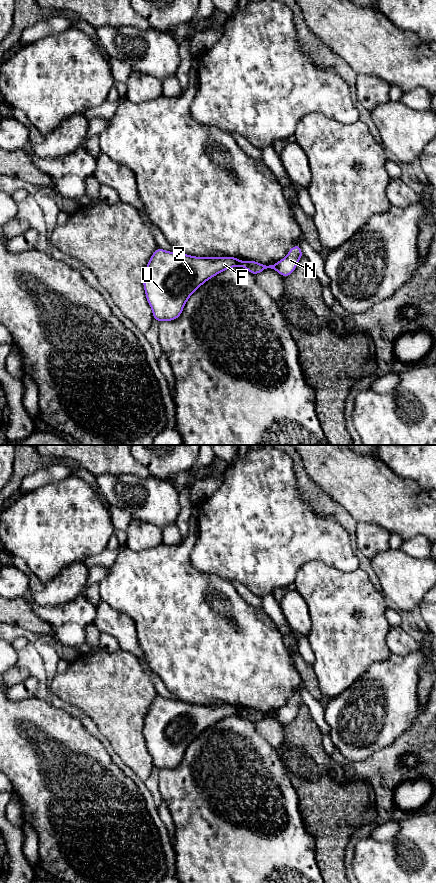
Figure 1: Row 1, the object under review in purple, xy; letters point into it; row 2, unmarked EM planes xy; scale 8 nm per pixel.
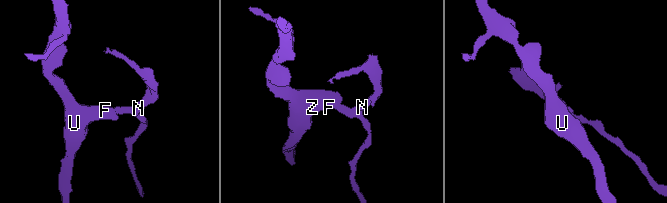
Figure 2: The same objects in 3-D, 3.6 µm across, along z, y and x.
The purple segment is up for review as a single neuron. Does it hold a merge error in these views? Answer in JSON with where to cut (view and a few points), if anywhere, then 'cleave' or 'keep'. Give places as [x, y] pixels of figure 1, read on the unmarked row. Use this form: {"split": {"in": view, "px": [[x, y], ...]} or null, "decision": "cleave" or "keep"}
{"split": {"in": "xy", "px": [[242, 710], [243, 713]]}, "decision": "cleave"}

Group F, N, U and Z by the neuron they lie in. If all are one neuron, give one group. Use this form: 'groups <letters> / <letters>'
groups F U Z / N

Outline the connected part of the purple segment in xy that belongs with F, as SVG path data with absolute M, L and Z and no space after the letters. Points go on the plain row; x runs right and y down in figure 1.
M158 695L146 714L143 730L146 747L152 757L154 768L161 770L177 767L187 748L202 732L222 719L242 714L243 709L235 705L195 705L165 699Z

